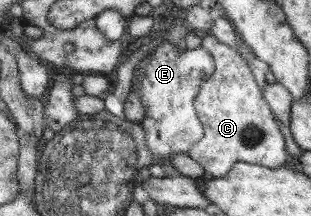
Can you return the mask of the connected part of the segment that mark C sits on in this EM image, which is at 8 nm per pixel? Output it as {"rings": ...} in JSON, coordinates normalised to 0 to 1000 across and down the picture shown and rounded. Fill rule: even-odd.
{"rings":[[[678,162],[646,167],[646,218],[678,250],[688,315],[714,343],[720,324],[720,380],[669,380],[669,407],[650,407],[650,444],[637,454],[637,500],[627,500],[633,542],[653,583],[653,639],[624,676],[614,676],[598,713],[653,773],[675,815],[688,824],[720,815],[756,750],[823,755],[826,764],[862,773],[865,782],[897,778],[920,741],[920,685],[913,685],[913,639],[881,565],[881,532],[868,519],[862,481],[849,477],[849,454],[836,444],[836,407],[823,398],[804,315],[785,296],[788,278],[746,222],[727,222],[720,199]]]}

